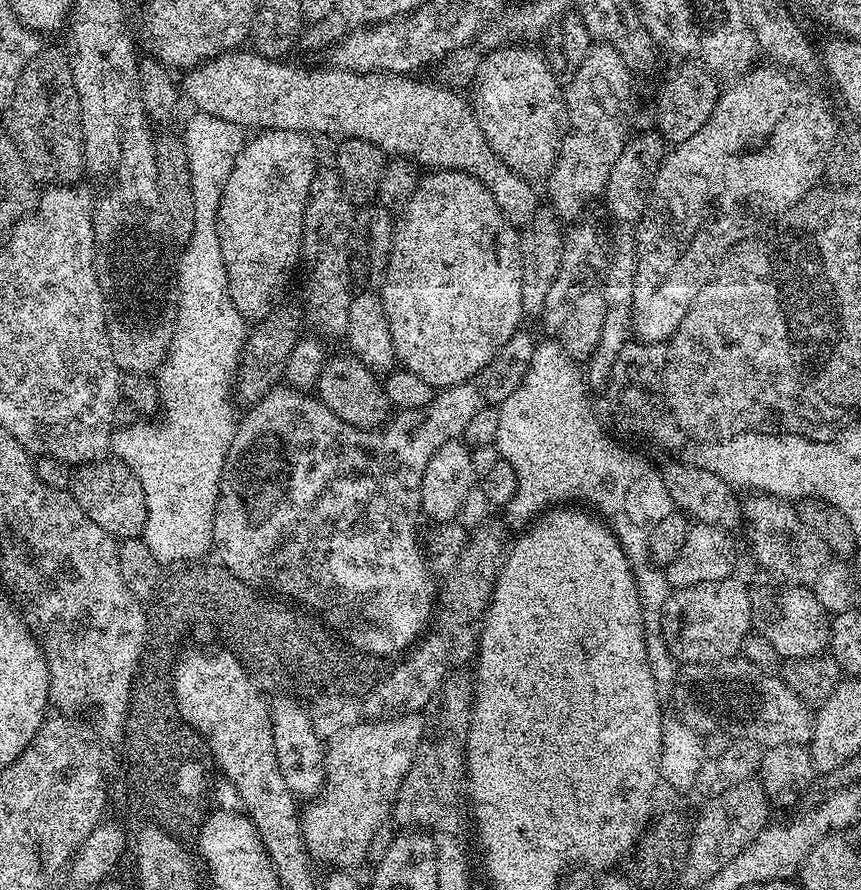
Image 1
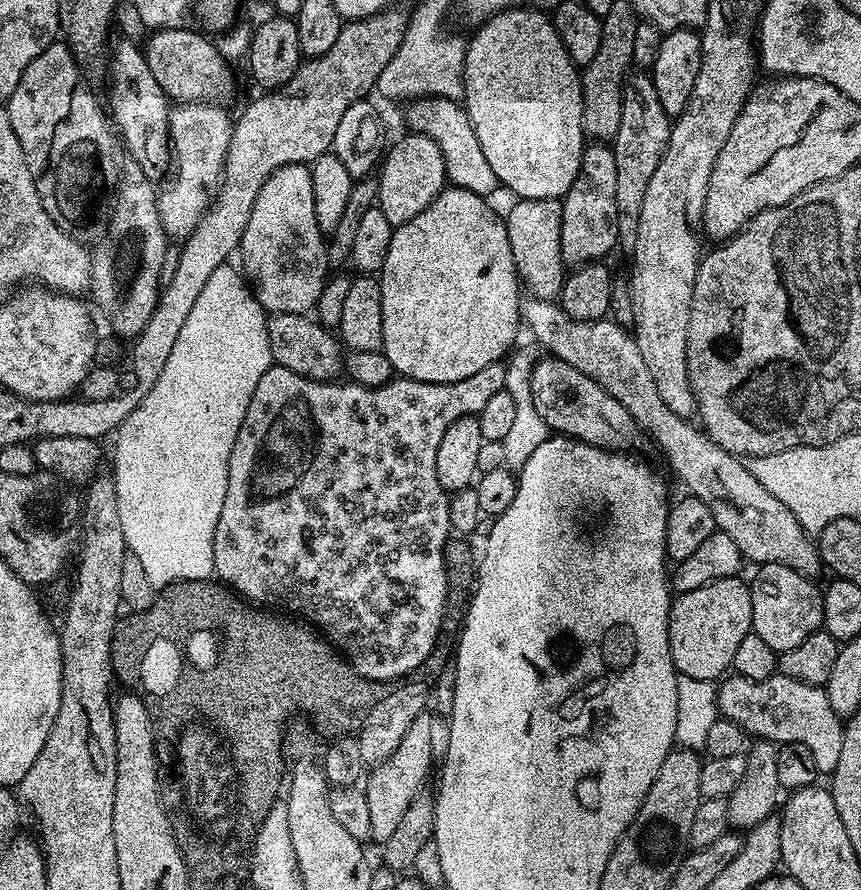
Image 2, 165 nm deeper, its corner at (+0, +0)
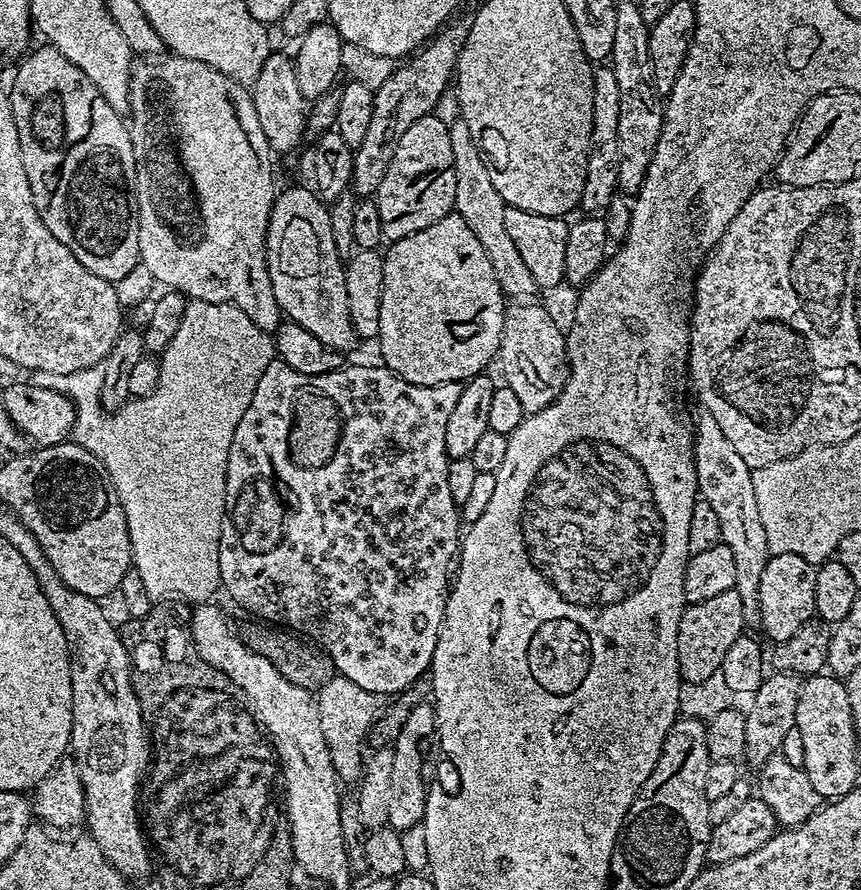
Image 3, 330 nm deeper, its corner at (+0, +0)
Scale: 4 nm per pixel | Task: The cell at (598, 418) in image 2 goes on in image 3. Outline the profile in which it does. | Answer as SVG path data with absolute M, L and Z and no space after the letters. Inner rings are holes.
M512 302L505 307L504 321L502 322L502 338L500 339L500 351L498 353L498 365L504 375L503 383L522 402L522 410L531 414L553 404L562 394L564 383L568 380L568 341L563 327L552 321L552 316L537 302Z

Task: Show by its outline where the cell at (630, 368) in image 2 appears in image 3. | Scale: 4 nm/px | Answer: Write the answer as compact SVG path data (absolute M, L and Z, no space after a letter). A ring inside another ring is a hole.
M458 119L448 125L448 133L450 147L454 150L454 210L462 218L466 218L466 226L470 226L478 242L482 242L482 250L486 250L486 258L490 258L494 278L498 278L498 286L505 297L512 302L531 301L535 297L532 295L537 295L538 292L536 283L534 278L530 278L530 270L522 263L510 234L506 234L506 205L502 194L494 190L494 182L490 182L486 162L474 138L470 138L470 126L466 126L464 120Z

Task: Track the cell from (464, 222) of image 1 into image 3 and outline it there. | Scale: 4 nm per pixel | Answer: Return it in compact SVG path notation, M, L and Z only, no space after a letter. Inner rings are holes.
M455 210L446 218L438 218L434 226L426 226L426 230L418 230L418 234L410 234L401 240L393 240L387 245L388 252L383 253L384 273L382 274L382 310L378 314L380 334L380 356L383 367L388 368L396 376L401 376L406 382L418 386L438 386L446 382L467 382L474 376L479 376L485 371L488 363L497 359L502 338L502 322L506 297L498 286L498 278L494 278L494 270L490 267L490 258L486 258L486 250L482 250L482 242L474 235L474 230L466 226L466 218L462 218Z

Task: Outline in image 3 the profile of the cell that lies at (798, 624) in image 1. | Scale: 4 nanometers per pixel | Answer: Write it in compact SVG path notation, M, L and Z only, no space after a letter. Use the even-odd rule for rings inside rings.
M798 554L769 555L766 570L762 570L762 582L758 584L760 623L773 645L786 642L806 622L816 616L817 565L798 558Z

